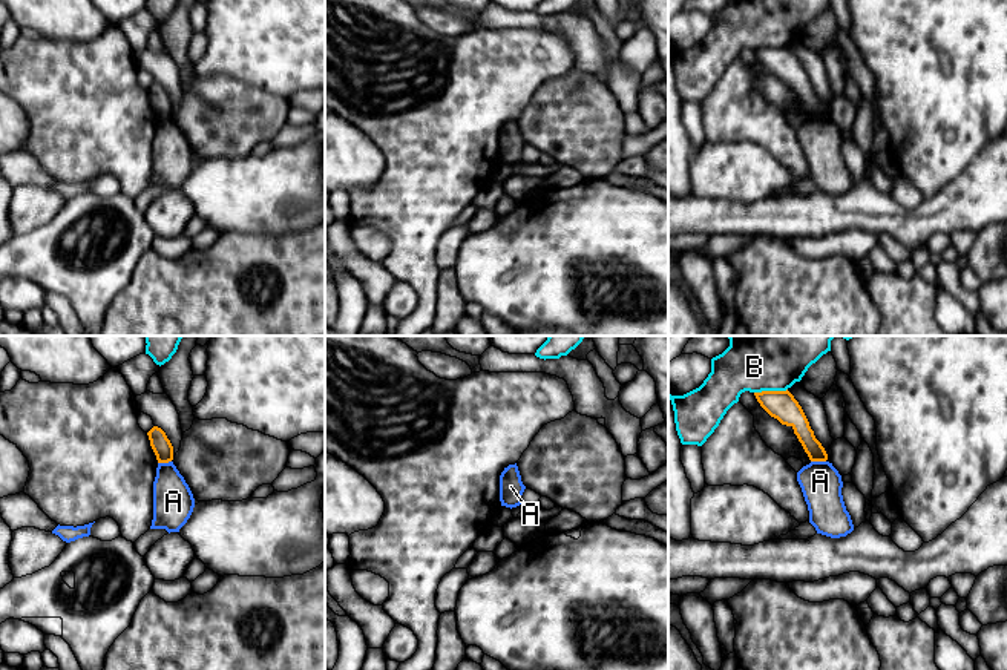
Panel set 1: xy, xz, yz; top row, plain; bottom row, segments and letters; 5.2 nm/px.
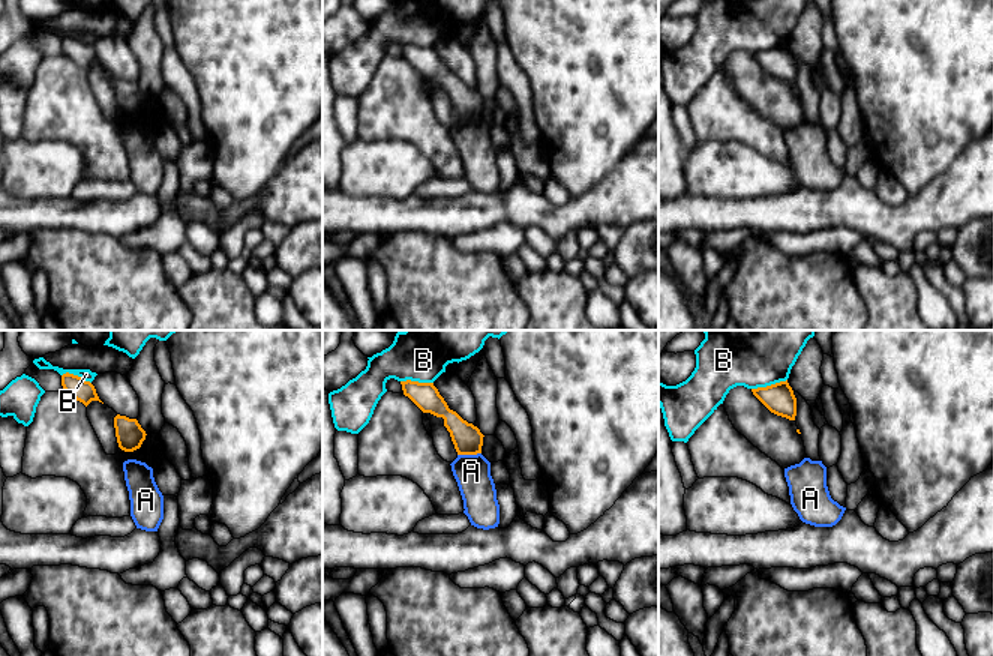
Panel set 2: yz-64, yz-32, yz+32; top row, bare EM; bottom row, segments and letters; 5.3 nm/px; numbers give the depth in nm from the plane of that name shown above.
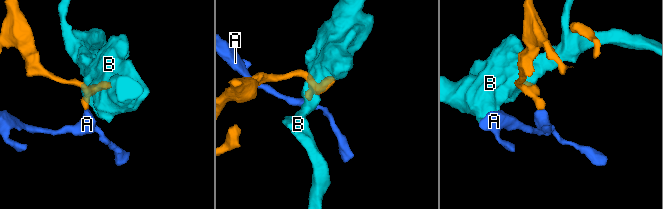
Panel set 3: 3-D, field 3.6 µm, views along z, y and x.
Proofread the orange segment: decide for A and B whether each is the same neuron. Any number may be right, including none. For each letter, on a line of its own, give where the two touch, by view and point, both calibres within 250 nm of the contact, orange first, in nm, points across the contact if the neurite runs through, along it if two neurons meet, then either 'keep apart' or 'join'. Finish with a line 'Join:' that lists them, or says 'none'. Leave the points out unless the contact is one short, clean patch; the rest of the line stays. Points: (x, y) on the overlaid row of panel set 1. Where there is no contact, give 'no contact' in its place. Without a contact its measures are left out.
A: contact yz (819, 460); calibres 90 and 220 nm; border yz (811, 460), (825, 462); keep apart
B: contact yz (770, 391); calibres 150 and 440 nm; keep apart
Join: none

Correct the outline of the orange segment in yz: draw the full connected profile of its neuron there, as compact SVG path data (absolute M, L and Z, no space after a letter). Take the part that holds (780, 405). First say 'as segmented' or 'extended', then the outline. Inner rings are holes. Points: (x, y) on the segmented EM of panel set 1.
as segmented; M762 391L754 392L760 406L782 425L791 426L799 442L802 443L805 452L811 461L826 461L828 454L822 443L815 438L809 422L794 399L794 396L786 391Z

